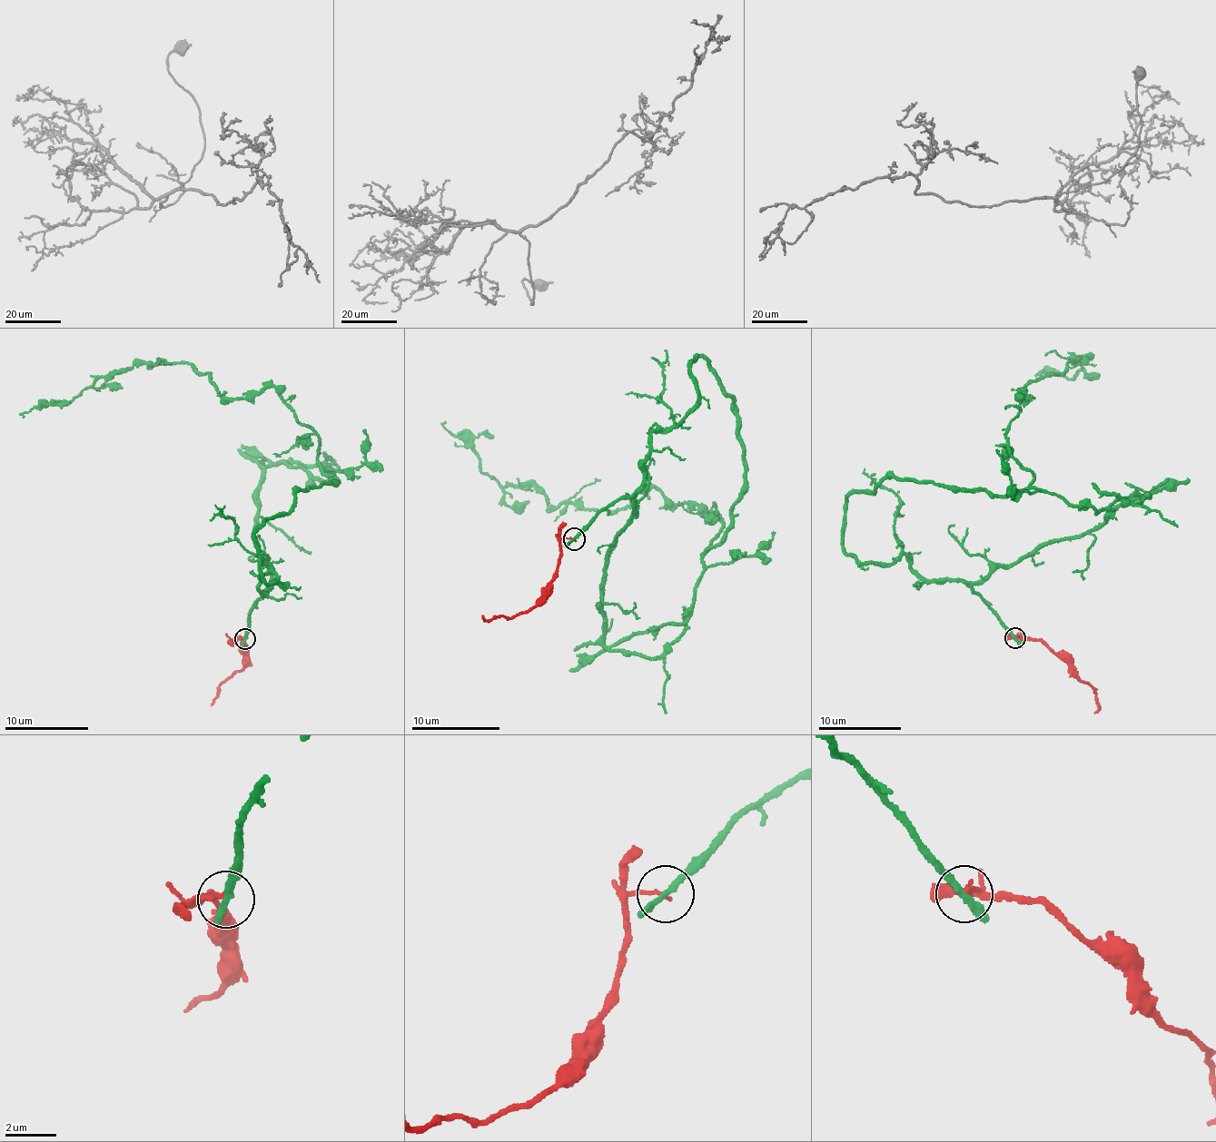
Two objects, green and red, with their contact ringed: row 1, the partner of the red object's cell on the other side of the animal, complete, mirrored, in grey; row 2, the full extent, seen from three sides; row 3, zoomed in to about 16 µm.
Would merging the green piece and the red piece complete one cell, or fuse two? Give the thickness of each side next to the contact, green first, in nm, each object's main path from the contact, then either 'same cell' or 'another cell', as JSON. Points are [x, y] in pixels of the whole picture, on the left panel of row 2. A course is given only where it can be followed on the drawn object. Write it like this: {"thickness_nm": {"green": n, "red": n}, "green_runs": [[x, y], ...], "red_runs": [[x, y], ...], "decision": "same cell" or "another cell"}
{"thickness_nm": {"green": 240, "red": 150}, "green_runs": [[245, 639], [272, 577], [264, 472], [334, 474], [277, 389], [136, 364], [23, 418]], "red_runs": [[245, 639], [234, 640], [242, 636], [245, 664], [219, 686], [219, 696], [212, 704]], "decision": "another cell"}

